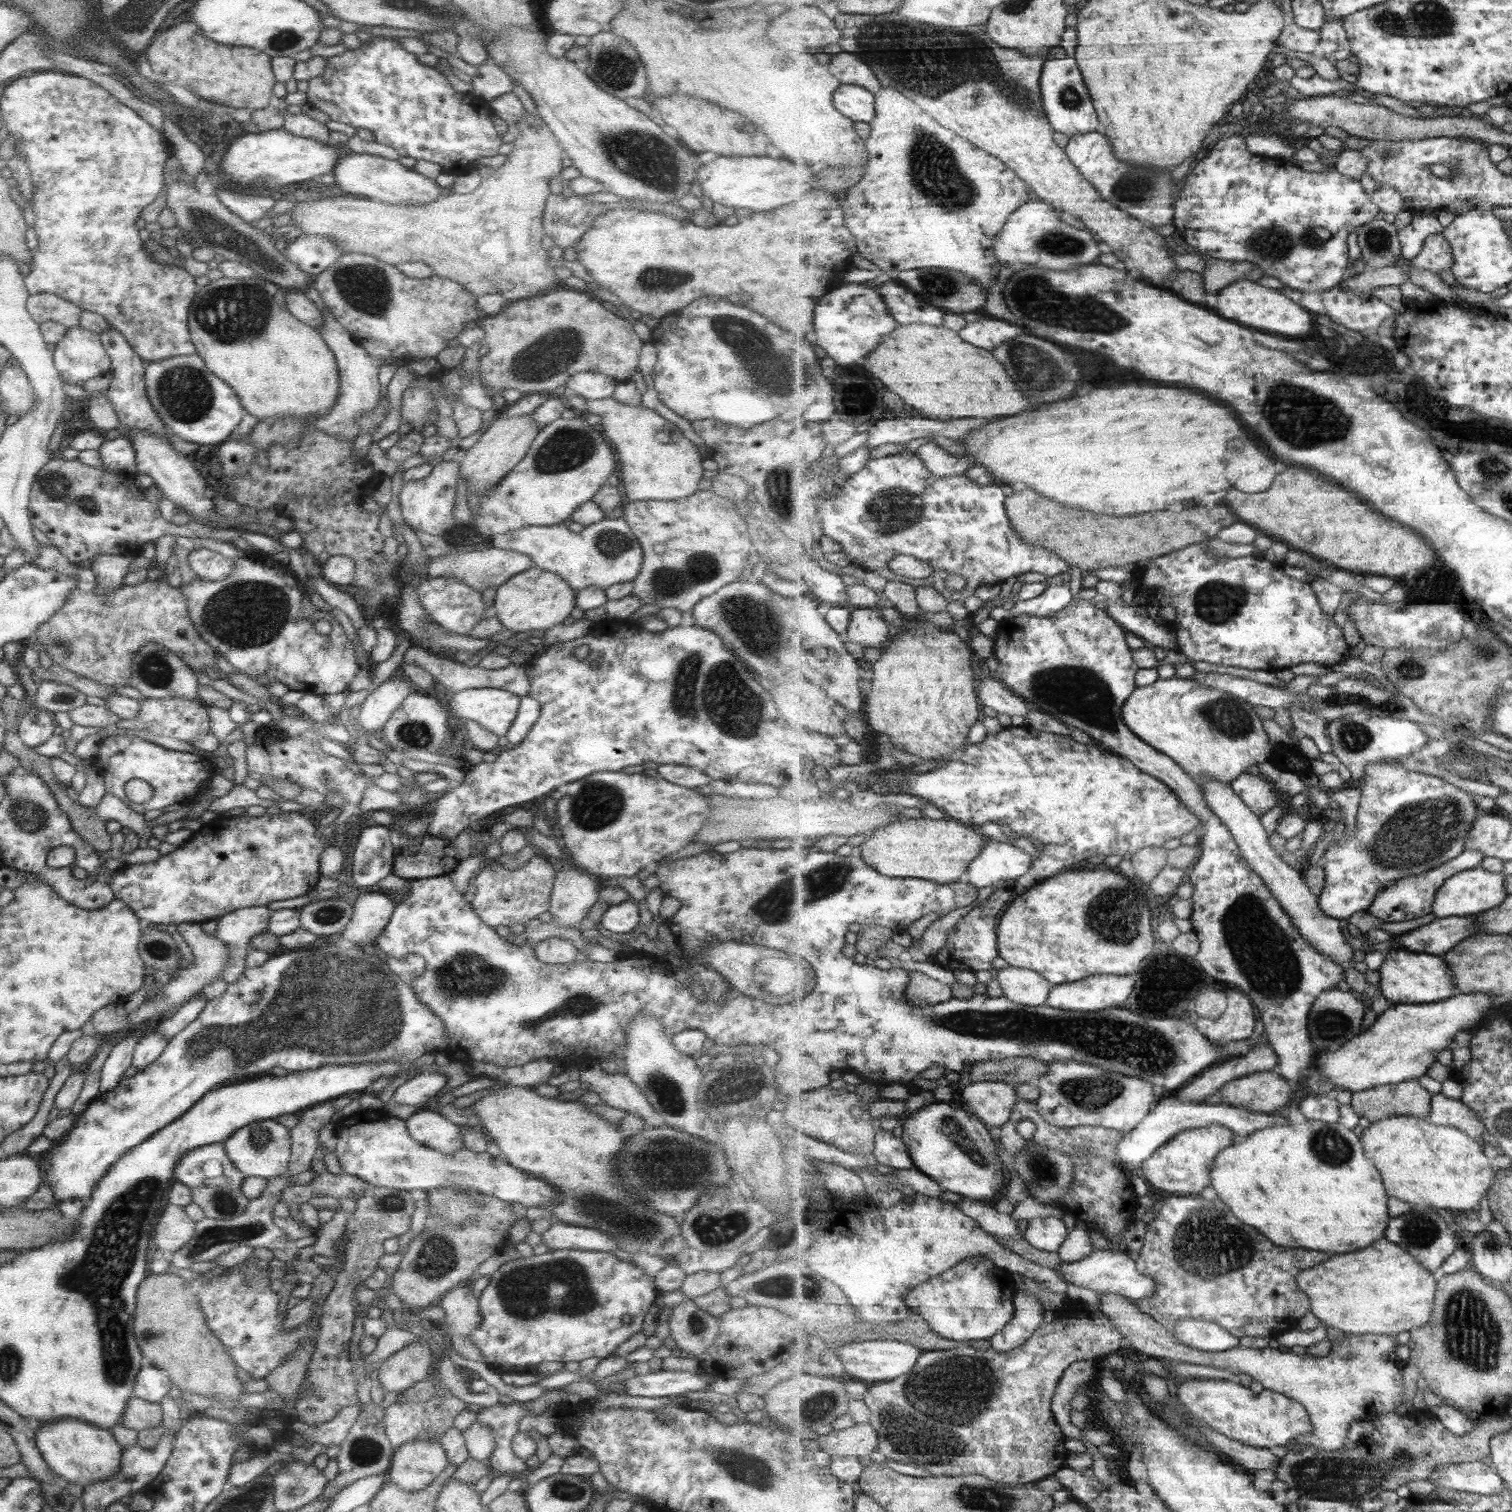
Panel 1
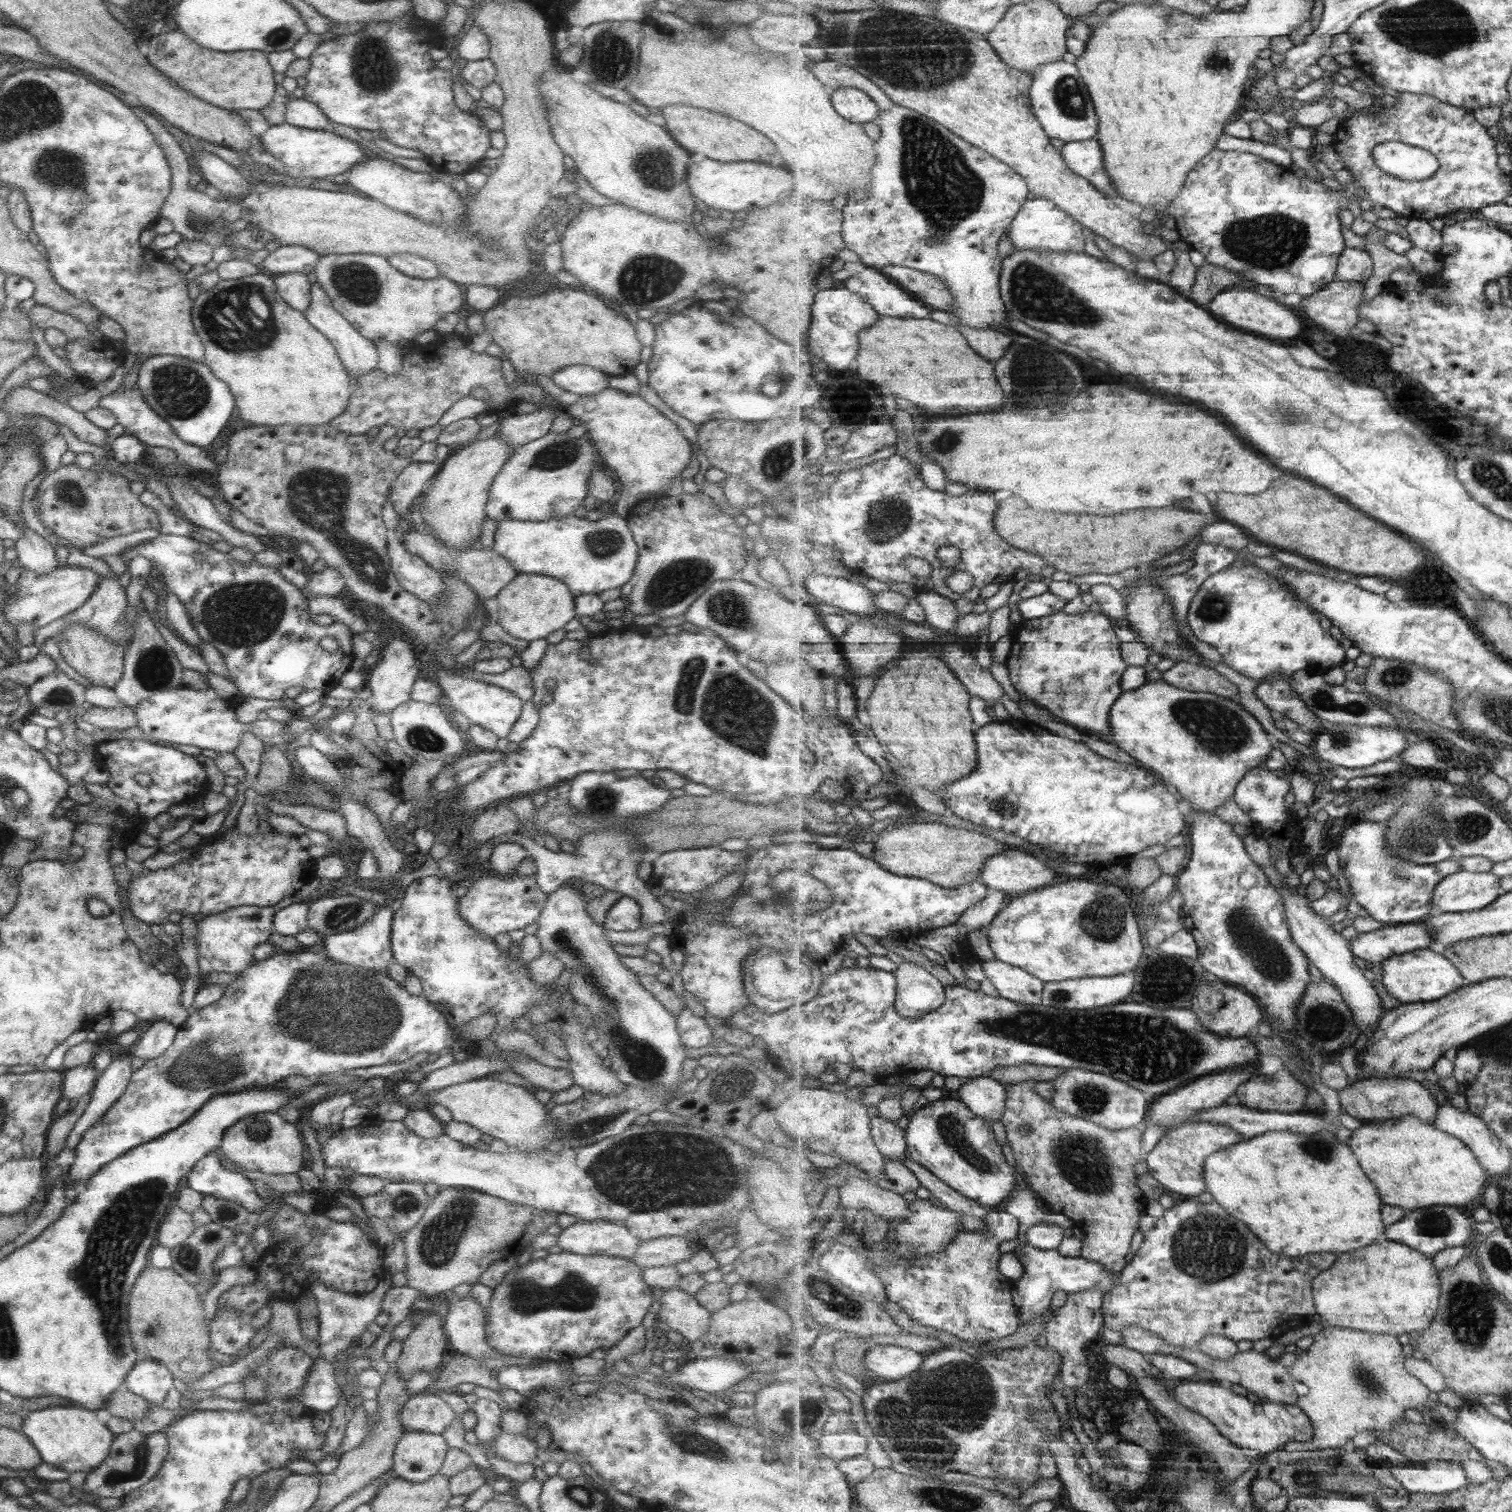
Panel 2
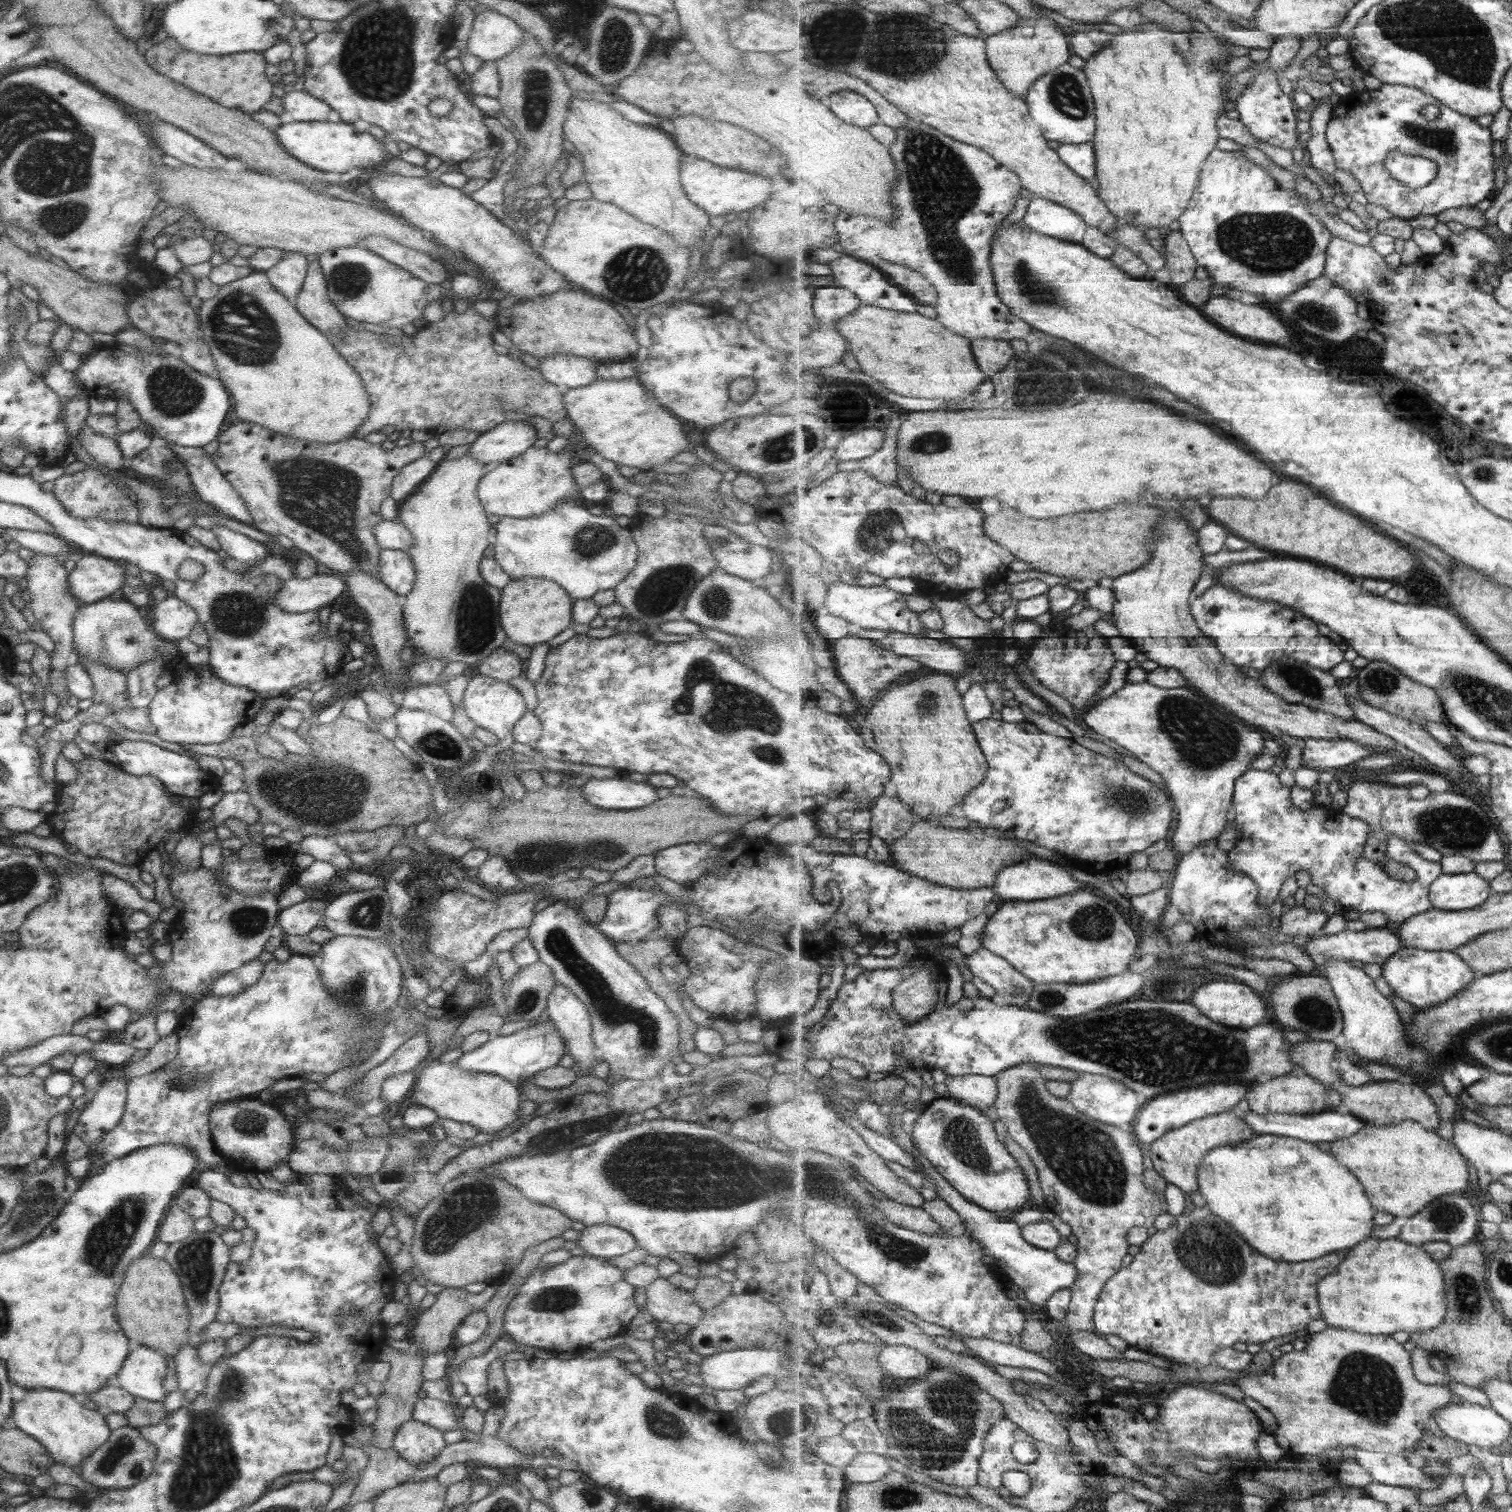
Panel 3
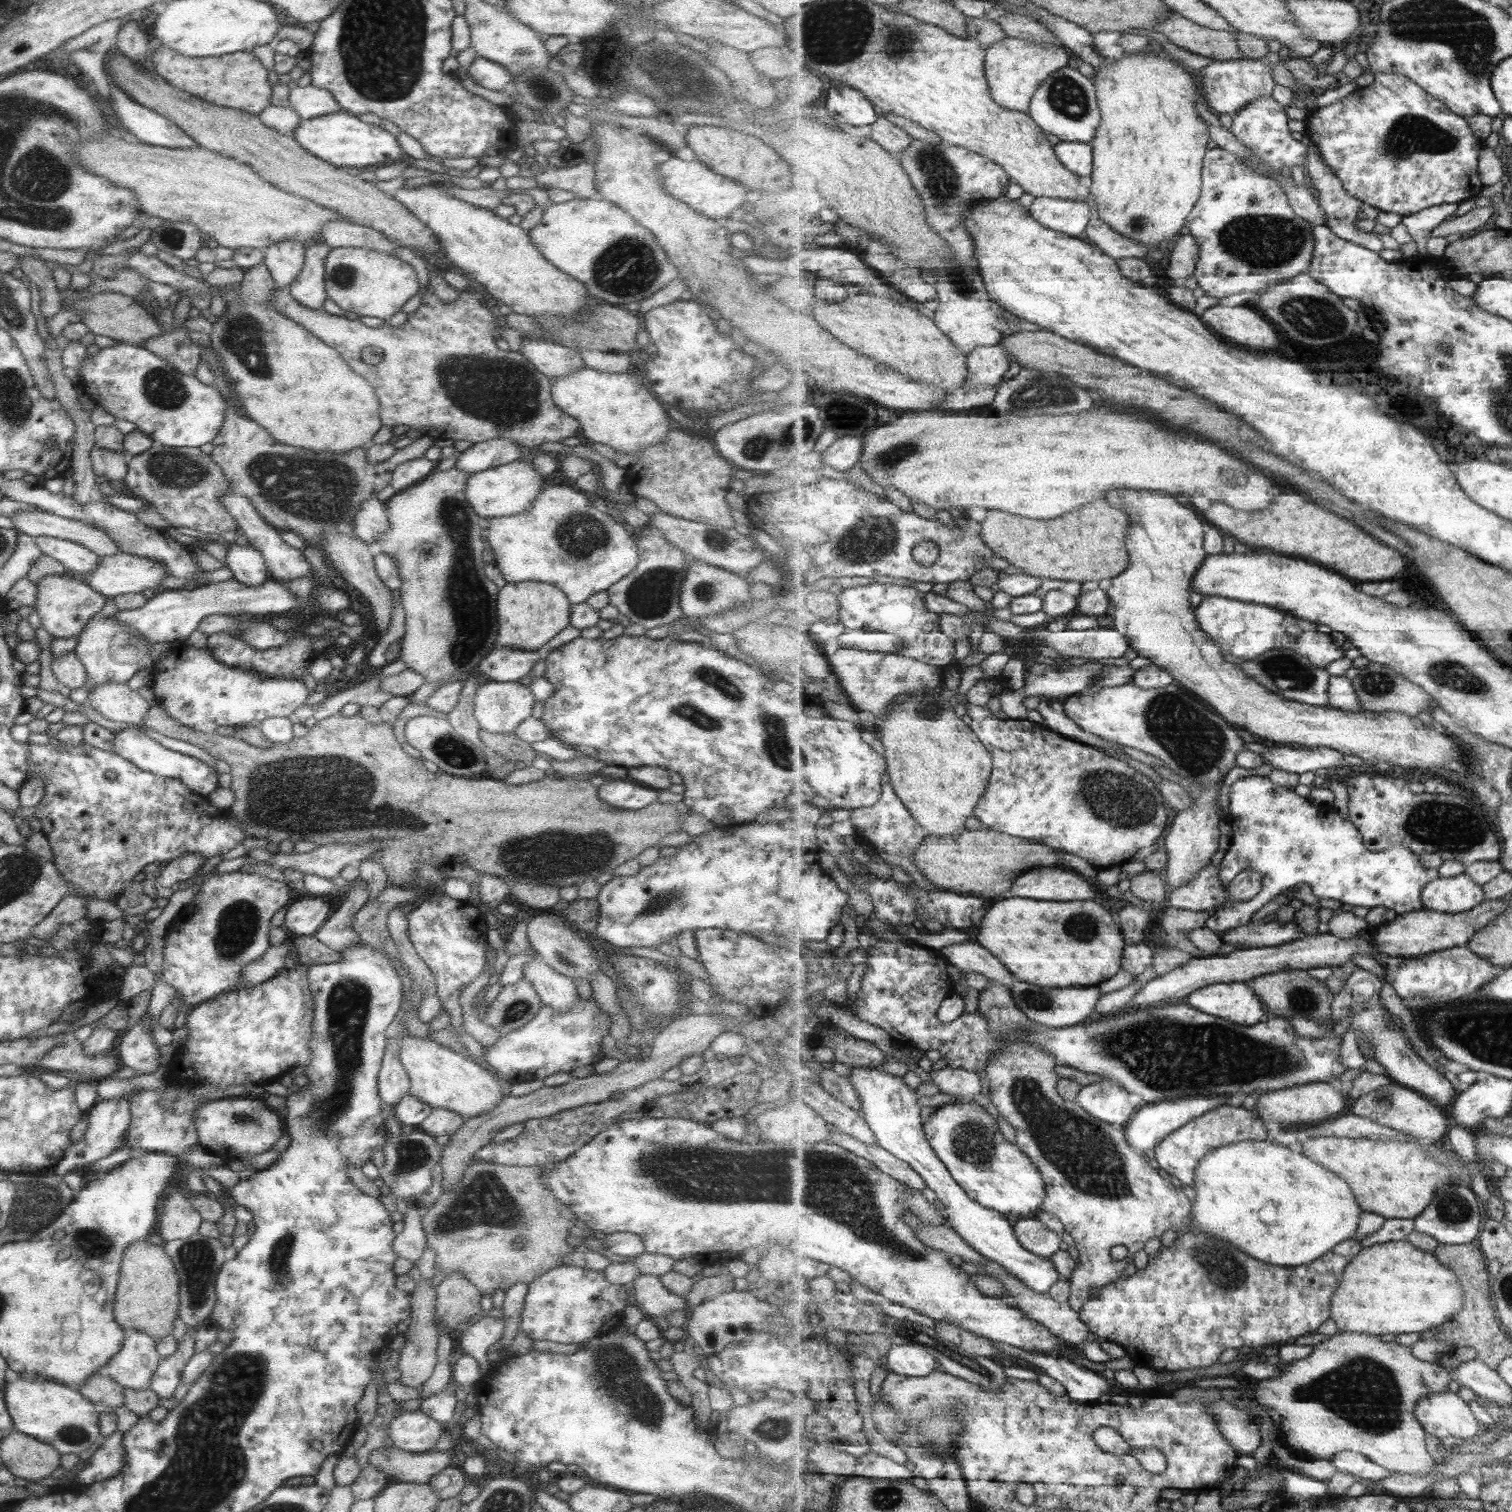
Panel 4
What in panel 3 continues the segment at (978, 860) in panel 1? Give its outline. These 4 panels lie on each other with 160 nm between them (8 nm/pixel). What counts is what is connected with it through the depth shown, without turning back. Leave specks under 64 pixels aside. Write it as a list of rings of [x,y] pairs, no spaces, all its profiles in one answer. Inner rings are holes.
[[[1033,856],[1031,859],[1021,861],[1021,864],[1011,865],[999,872],[995,892],[999,895],[998,900],[1001,902],[1005,900],[1044,900],[1077,892],[1081,890],[1081,884],[1083,882],[1075,880],[1067,868]]]

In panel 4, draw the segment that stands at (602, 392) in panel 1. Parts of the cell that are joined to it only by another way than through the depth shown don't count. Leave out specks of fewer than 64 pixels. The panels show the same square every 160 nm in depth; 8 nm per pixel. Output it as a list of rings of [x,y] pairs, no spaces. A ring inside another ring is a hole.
[[[523,336],[521,338],[521,356],[549,380],[569,376],[584,367],[577,351],[543,340],[525,340]]]

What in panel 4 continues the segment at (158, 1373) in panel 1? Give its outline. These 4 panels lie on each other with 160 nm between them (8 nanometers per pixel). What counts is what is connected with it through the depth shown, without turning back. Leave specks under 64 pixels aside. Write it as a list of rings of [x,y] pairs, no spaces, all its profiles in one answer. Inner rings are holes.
[[[127,1331],[119,1352],[105,1366],[106,1377],[123,1388],[147,1388],[161,1359],[155,1344],[143,1332]]]

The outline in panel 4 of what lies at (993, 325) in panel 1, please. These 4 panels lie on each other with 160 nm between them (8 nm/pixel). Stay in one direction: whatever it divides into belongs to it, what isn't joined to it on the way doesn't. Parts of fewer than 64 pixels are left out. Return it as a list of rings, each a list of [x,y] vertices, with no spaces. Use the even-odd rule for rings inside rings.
[[[1000,345],[975,348],[973,353],[969,353],[969,355],[967,355],[967,359],[969,360],[970,371],[966,385],[971,387],[1000,387],[1000,385],[1003,383],[1003,380],[1005,380],[1007,370],[1011,368],[1011,358],[1009,355],[1007,355],[1007,349],[1003,349],[1003,347]]]

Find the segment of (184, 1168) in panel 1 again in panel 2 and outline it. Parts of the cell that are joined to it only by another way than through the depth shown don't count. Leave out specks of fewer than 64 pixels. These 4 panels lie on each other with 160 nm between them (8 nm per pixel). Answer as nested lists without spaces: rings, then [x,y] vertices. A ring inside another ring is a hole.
[[[215,1152],[200,1158],[186,1177],[187,1188],[205,1196],[234,1202],[248,1213],[262,1216],[266,1201],[255,1193],[251,1180],[240,1173],[223,1169]]]

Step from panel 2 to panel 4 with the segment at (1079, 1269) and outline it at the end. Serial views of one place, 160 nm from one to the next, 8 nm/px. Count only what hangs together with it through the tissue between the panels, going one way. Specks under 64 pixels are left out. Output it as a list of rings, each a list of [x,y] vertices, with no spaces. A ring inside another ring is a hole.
[[[850,1067],[848,1077],[860,1096],[861,1114],[876,1134],[878,1144],[897,1158],[908,1162],[925,1180],[929,1188],[944,1204],[948,1222],[976,1251],[988,1259],[1003,1265],[1012,1275],[1019,1277],[1029,1288],[1049,1293],[1059,1280],[1063,1279],[1055,1268],[1054,1261],[1047,1256],[1037,1256],[1023,1248],[1015,1234],[1014,1220],[1002,1212],[985,1208],[959,1184],[947,1165],[928,1141],[922,1117],[923,1105],[919,1102],[917,1090],[906,1083],[904,1077],[889,1074],[883,1068]]]

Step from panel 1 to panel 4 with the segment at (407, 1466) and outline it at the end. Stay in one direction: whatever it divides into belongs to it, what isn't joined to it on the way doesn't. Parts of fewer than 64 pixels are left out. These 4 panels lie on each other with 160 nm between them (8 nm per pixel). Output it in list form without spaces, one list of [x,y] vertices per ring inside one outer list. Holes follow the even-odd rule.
[[[419,1410],[406,1411],[393,1417],[387,1436],[393,1448],[417,1454],[429,1451],[446,1428]]]

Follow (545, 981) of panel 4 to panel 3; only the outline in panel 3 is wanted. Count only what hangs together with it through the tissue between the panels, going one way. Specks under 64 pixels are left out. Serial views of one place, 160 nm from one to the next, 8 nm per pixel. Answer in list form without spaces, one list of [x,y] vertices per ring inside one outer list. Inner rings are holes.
[[[555,983],[547,995],[544,1011],[548,1021],[566,1044],[566,1054],[573,1056],[573,1067],[585,1070],[592,1064],[595,1066],[590,1016],[585,1004],[564,986]]]

